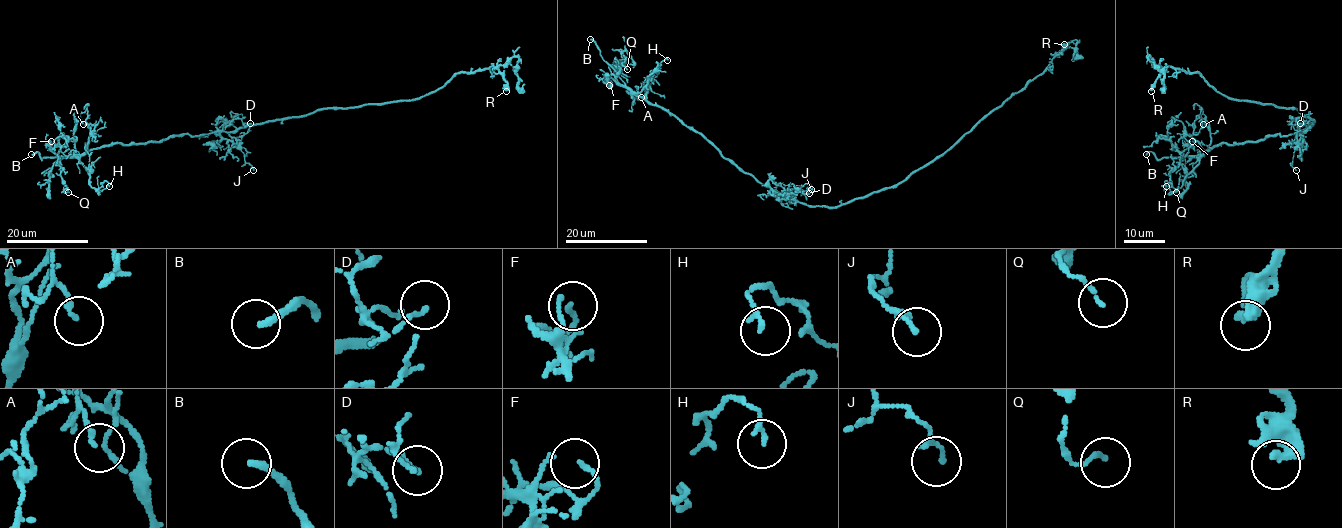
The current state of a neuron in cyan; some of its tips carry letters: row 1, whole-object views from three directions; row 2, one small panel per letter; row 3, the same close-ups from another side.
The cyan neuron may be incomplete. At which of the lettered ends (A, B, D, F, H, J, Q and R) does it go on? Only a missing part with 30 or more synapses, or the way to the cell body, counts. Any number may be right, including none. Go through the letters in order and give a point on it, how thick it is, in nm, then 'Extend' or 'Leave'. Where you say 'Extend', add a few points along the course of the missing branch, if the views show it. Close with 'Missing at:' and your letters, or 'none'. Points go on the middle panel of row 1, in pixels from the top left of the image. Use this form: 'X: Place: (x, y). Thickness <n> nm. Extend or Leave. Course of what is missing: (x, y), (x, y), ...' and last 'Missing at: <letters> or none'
A: Place: (641, 97). Thickness 130 nm. Leave
B: Place: (590, 39). Thickness 200 nm. Extend
D: Place: (809, 193). Thickness 130 nm. Leave
F: Place: (609, 85). Thickness 140 nm. Leave
H: Place: (667, 60). Thickness 150 nm. Leave
J: Place: (811, 189). Thickness 90 nm. Leave
Q: Place: (627, 69). Thickness 110 nm. Leave
R: Place: (1064, 44). Thickness 360 nm. Leave
Missing at: B

